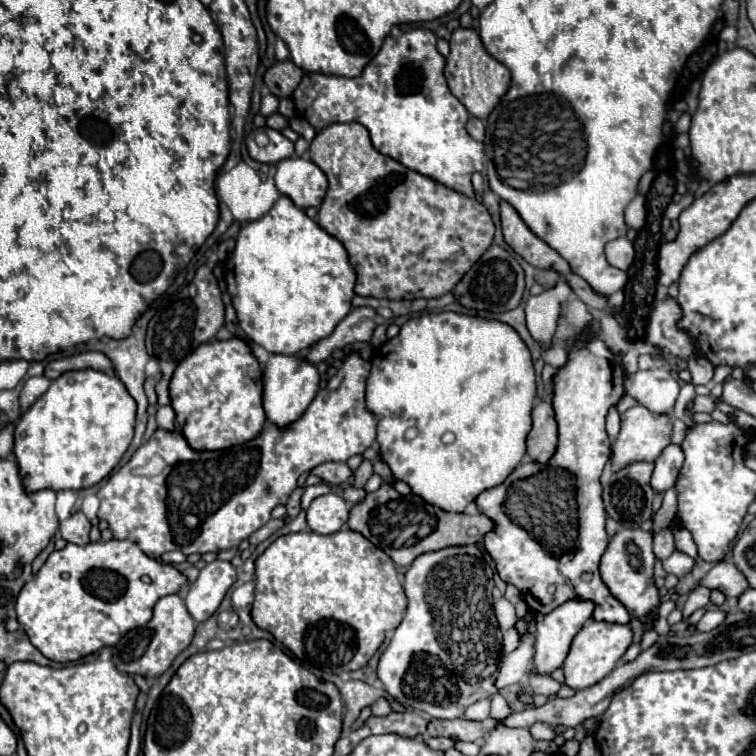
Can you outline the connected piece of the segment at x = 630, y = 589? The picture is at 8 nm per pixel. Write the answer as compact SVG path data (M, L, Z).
M642 529L618 531L610 539L608 549L600 559L600 575L602 581L608 585L610 593L630 611L634 619L640 619L644 623L644 635L640 641L642 649L652 647L658 639L658 633L654 631L652 625L654 613L660 605L660 593L658 587L654 585L654 563L656 563L656 555L652 551L652 531L642 531Z

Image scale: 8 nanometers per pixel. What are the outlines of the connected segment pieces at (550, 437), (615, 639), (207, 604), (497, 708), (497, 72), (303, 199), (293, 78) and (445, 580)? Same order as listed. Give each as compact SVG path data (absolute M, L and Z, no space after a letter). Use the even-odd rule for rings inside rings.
M538 403L532 411L532 431L526 439L526 453L536 463L548 463L556 451L556 421L550 403Z
M588 619L582 629L576 633L570 645L570 653L562 665L564 671L564 683L572 687L574 691L588 689L602 681L614 665L620 661L620 657L626 653L626 649L632 643L632 631L628 625L618 625L618 623L606 623L606 621L592 621Z
M216 559L208 563L200 571L198 579L190 585L184 599L192 619L196 623L210 619L234 581L236 581L236 569L228 561Z
M496 693L496 695L492 697L492 711L490 711L490 715L492 715L494 719L504 719L508 713L510 713L510 707L506 705L504 697L502 697L500 693Z
M462 27L456 29L450 37L450 55L446 59L444 75L450 85L450 91L458 97L458 101L462 101L468 113L478 119L486 119L490 115L490 111L498 105L500 97L508 91L510 85L510 71L486 53L474 29L462 29Z
M302 157L282 159L276 165L274 183L276 189L292 199L292 203L300 209L320 207L328 189L328 181L322 169L310 159Z
M278 61L266 71L264 83L272 91L272 95L290 97L294 89L300 85L302 77L304 77L304 71L298 69L292 61Z
M476 545L446 547L434 553L424 553L418 561L414 561L414 565L410 565L404 579L408 609L378 663L378 679L396 703L406 709L426 711L430 717L458 719L464 715L468 705L496 693L494 681L502 643L492 609L492 589L492 567L486 563L482 549Z

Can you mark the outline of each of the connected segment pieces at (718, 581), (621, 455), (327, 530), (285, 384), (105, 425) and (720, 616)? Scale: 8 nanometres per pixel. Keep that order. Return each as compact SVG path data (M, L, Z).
M718 561L706 577L700 581L700 585L706 585L708 589L718 589L726 597L740 597L746 589L750 589L746 577L732 561Z
M636 405L636 407L628 409L626 413L622 413L620 419L622 419L622 427L620 427L616 441L612 443L612 455L610 455L612 471L620 471L626 465L636 463L636 461L656 461L656 457L662 453L662 449L670 443L672 417L668 417L668 415L654 415L646 407Z
M328 493L328 495L316 497L312 501L312 505L308 507L308 511L306 511L308 527L314 533L320 533L320 535L338 533L346 525L348 511L350 509L348 509L346 501L340 495L336 495L336 493Z
M272 355L264 367L264 411L266 411L266 419L270 423L274 423L280 431L286 431L292 427L292 423L296 423L304 411L308 409L308 405L312 403L314 395L318 393L318 383L320 383L320 375L316 371L314 365L306 363L300 357L288 357L288 355Z
M82 369L60 375L20 417L14 455L26 493L40 489L88 489L112 473L134 435L136 403L118 381L102 371Z
M706 611L706 615L696 625L696 631L712 631L724 621L724 617L726 617L726 613L722 613L722 611Z

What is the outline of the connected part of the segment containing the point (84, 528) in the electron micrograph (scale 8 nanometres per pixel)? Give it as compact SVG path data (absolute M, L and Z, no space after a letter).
M74 513L66 521L60 523L60 535L68 543L76 545L88 545L90 543L90 521L84 517L84 513Z

